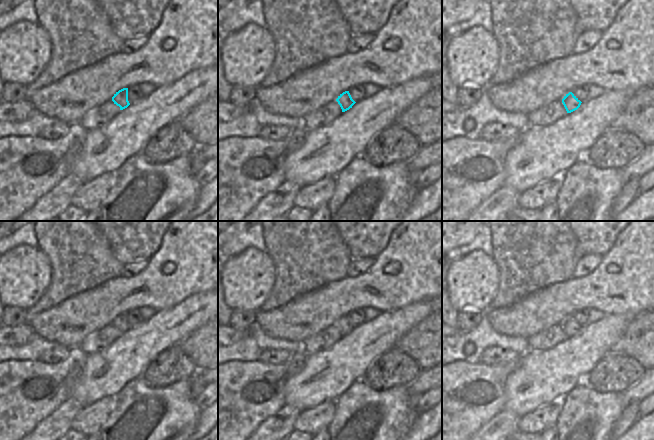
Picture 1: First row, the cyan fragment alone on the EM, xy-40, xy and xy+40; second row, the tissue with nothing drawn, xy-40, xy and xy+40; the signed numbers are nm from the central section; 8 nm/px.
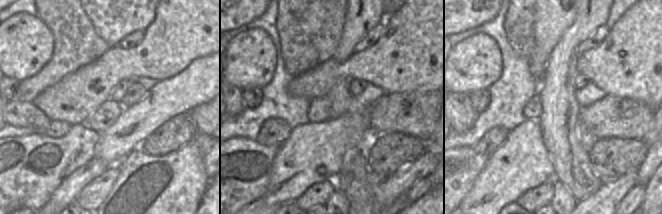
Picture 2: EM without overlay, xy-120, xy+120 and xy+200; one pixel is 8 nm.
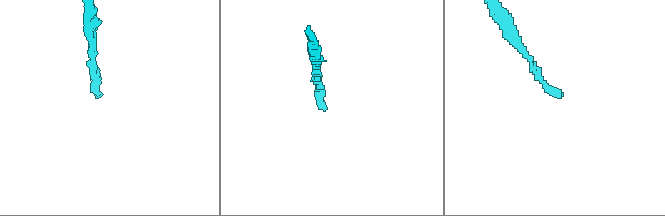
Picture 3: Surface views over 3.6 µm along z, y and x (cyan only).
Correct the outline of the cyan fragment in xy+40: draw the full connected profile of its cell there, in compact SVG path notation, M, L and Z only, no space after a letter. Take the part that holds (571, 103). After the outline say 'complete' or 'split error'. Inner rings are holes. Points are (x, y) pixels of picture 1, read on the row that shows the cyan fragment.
M569 92L562 99L562 103L567 113L571 113L577 110L580 107L582 102L572 92Z | complete

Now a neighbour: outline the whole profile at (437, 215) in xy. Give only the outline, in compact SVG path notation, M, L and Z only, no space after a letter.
M440 206L435 212L419 221L442 221L442 206Z

